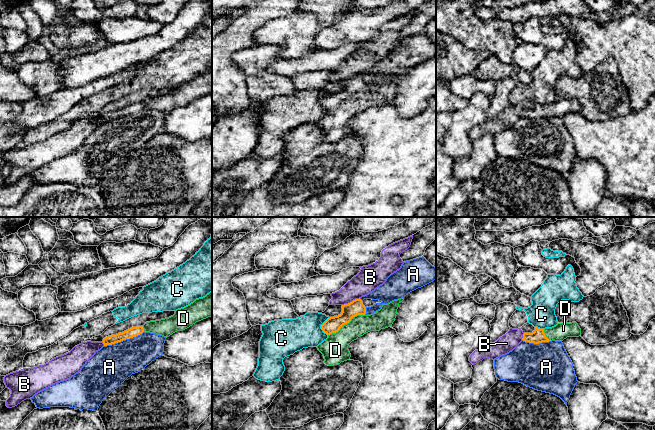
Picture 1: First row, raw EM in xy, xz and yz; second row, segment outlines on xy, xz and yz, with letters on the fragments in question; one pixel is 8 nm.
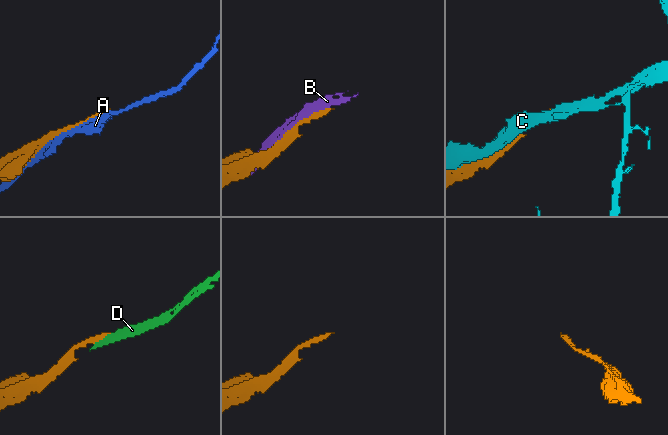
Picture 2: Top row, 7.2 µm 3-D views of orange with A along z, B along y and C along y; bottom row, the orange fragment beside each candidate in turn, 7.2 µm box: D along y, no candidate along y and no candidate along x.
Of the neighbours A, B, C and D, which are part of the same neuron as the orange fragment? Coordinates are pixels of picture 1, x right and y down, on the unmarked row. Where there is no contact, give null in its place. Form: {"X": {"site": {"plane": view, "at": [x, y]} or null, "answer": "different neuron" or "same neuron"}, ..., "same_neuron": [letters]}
{"A": {"site": {"plane": "xy", "at": [123, 115]}, "answer": "different neuron"}, "B": {"site": {"plane": "xz", "at": [350, 78]}, "answer": "different neuron"}, "C": {"site": {"plane": "xz", "at": [321, 102]}, "answer": "different neuron"}, "D": {"site": {"plane": "xz", "at": [346, 99]}, "answer": "same neuron"}, "same_neuron": ["D"]}

